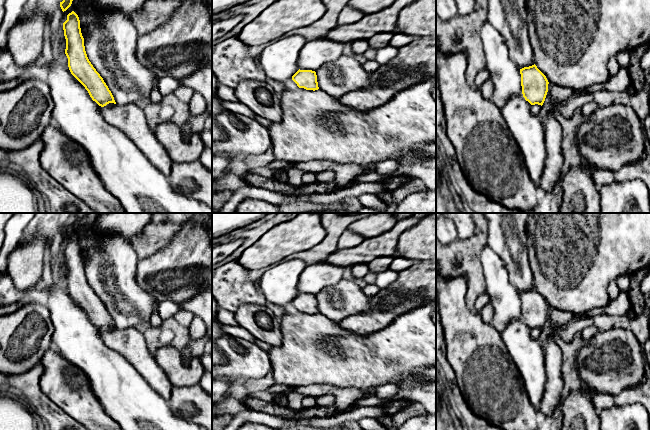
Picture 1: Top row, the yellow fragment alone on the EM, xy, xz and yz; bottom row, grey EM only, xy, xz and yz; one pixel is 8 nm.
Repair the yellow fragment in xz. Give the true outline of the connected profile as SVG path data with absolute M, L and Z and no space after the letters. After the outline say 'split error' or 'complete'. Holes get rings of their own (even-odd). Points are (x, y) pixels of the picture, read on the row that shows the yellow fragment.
M298 70L293 76L292 80L297 84L299 88L306 90L318 90L317 75L312 70Z; complete

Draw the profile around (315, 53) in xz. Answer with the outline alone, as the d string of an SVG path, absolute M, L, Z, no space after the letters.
M331 39L308 40L300 51L297 65L300 70L316 71L343 55L343 48L344 43Z

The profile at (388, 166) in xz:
M395 158L383 160L371 166L374 172L382 175L390 174L396 171L398 168L398 161Z

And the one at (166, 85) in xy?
M163 77L158 80L158 89L163 96L174 93L180 86L180 79L178 78Z

